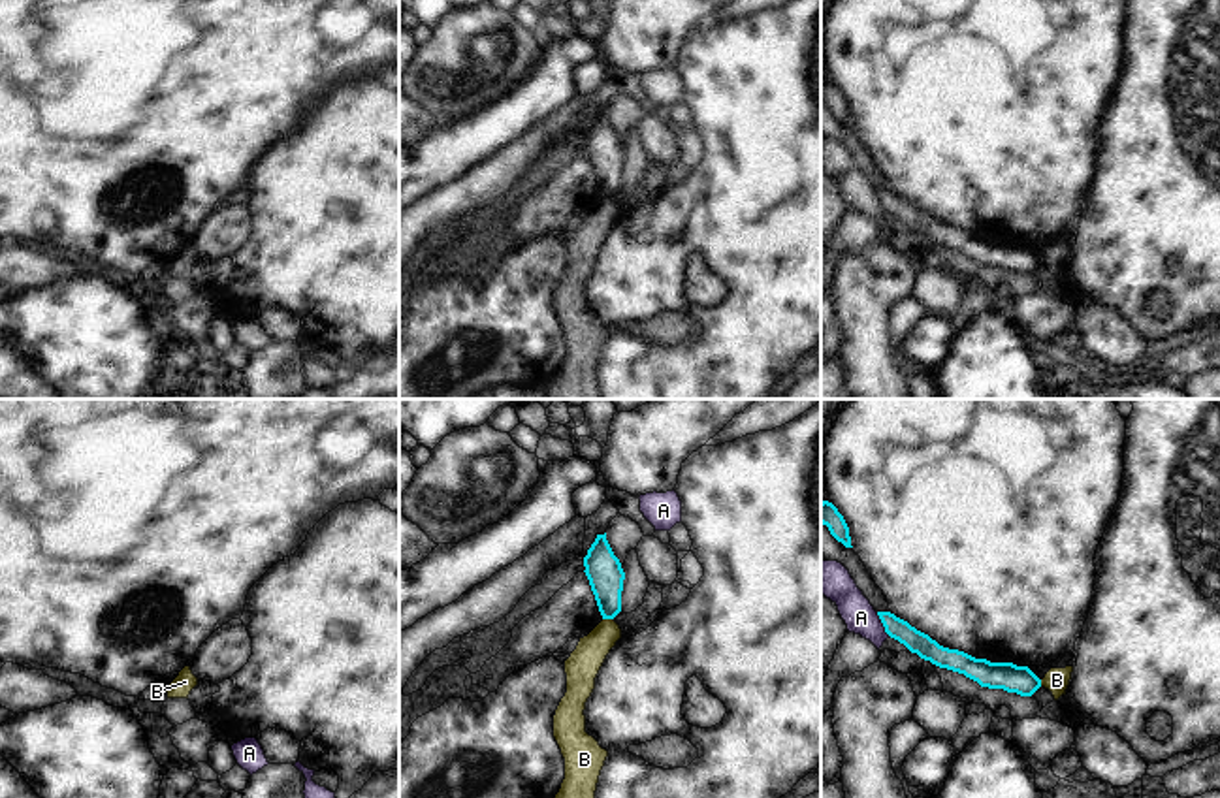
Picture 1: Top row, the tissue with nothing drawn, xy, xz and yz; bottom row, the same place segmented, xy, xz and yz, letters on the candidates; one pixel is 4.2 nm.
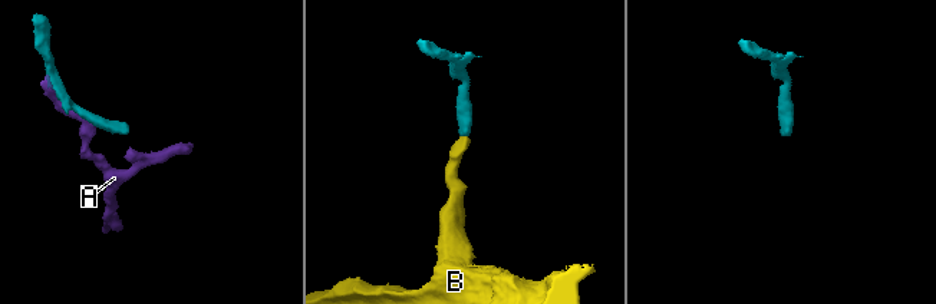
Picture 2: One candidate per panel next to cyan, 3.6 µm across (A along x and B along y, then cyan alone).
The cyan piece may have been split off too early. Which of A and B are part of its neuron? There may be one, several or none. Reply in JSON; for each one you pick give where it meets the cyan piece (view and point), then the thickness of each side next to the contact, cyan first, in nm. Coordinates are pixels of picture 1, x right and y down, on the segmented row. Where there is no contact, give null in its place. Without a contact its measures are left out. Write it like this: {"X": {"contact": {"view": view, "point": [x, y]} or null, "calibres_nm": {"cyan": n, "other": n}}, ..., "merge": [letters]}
{"merge": []}

